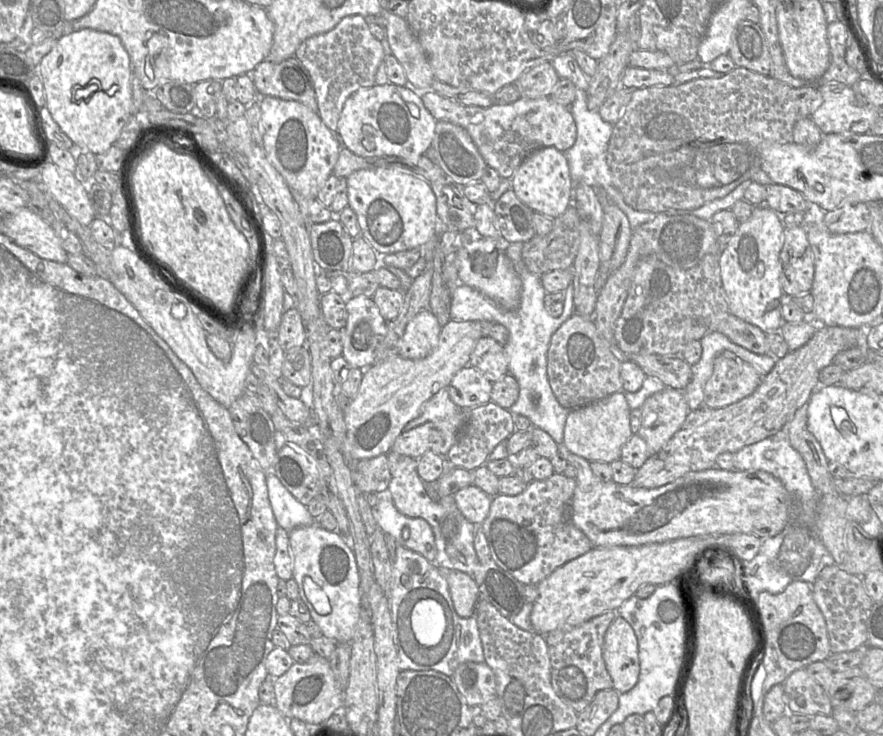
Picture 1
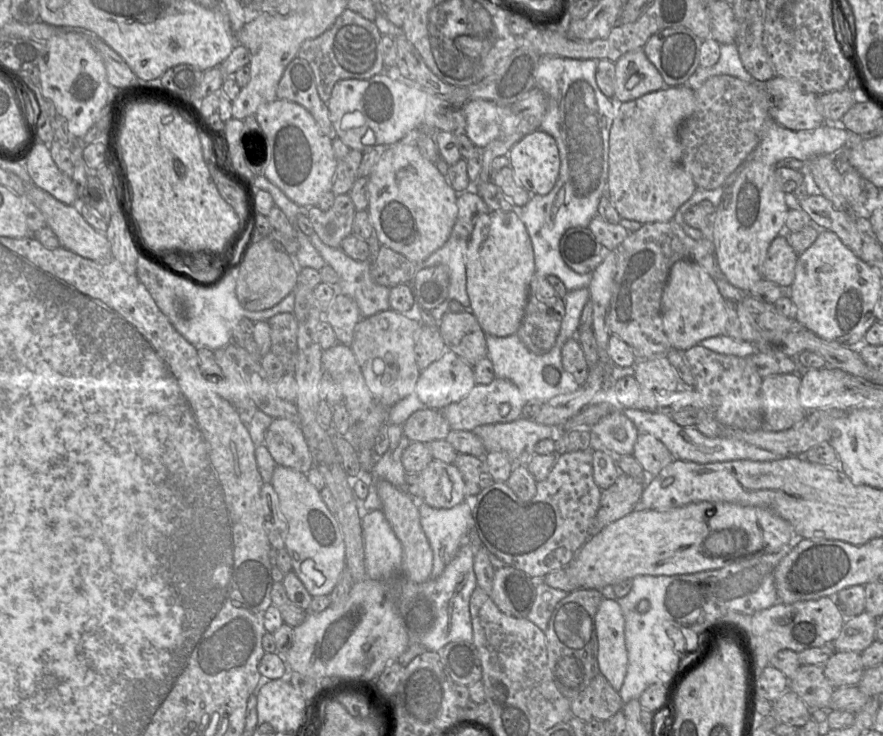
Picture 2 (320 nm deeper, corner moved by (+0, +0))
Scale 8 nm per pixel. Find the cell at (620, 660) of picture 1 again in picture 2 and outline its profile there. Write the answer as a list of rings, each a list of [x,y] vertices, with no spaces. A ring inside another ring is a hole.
[[[602,599],[595,615],[595,627],[600,673],[619,692],[627,672],[628,652],[625,620],[622,609],[615,600]]]

